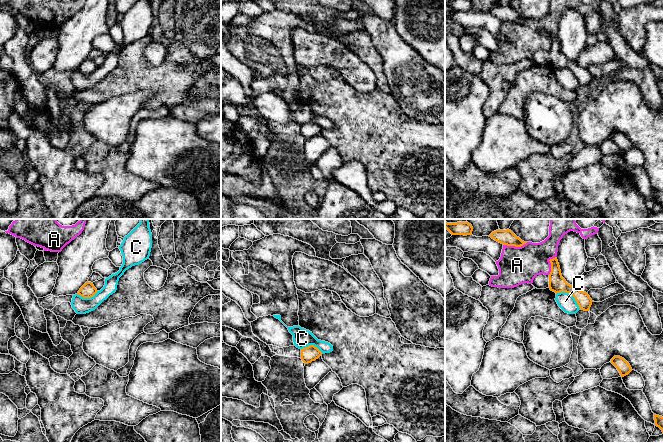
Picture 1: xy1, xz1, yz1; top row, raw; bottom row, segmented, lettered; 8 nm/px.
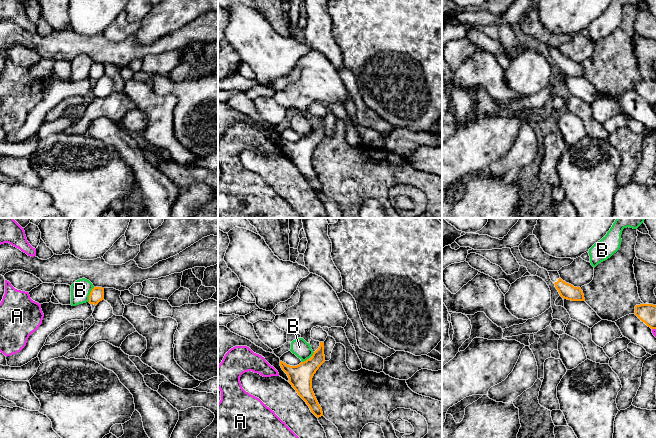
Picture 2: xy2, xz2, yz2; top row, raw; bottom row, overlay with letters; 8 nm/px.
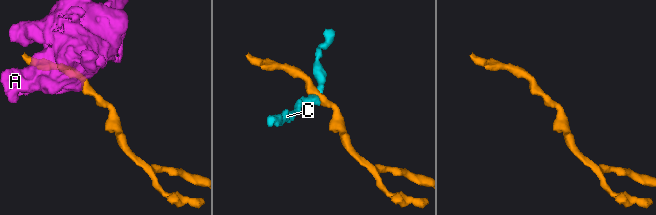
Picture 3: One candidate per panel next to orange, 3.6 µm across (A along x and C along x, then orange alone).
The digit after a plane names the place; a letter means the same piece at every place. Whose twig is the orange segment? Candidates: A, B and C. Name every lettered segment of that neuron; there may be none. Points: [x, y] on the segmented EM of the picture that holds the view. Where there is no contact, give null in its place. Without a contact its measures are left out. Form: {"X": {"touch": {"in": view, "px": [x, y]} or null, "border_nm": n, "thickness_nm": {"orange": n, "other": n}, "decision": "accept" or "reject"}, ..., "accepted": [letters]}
{"A": {"touch": {"in": "yz1", "px": [515, 246]}, "border_nm": 200, "thickness_nm": {"orange": 130, "other": 300}, "decision": "reject"}, "B": {"touch": {"in": "xy2", "px": [90, 294]}, "border_nm": 130, "thickness_nm": {"orange": 110, "other": 160}, "decision": "reject"}, "C": {"touch": {"in": "yz1", "px": [571, 294]}, "border_nm": 240, "thickness_nm": {"orange": 140, "other": 140}, "decision": "reject"}, "accepted": []}

